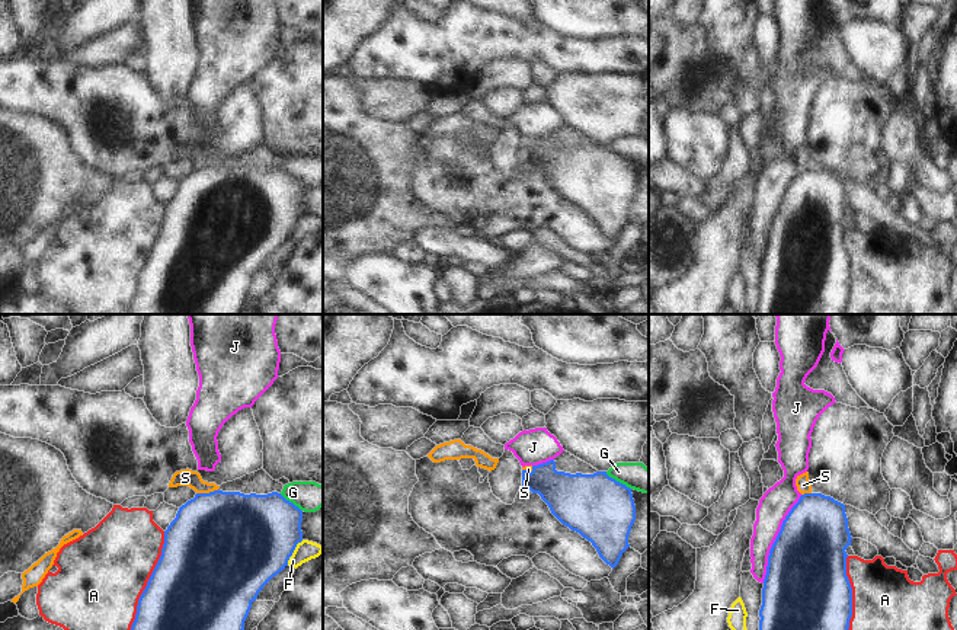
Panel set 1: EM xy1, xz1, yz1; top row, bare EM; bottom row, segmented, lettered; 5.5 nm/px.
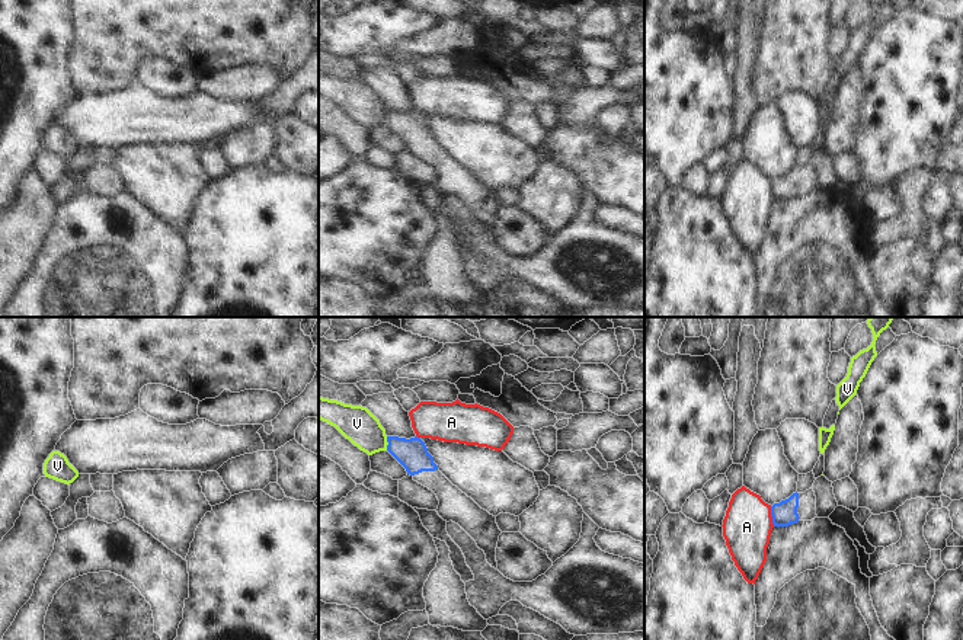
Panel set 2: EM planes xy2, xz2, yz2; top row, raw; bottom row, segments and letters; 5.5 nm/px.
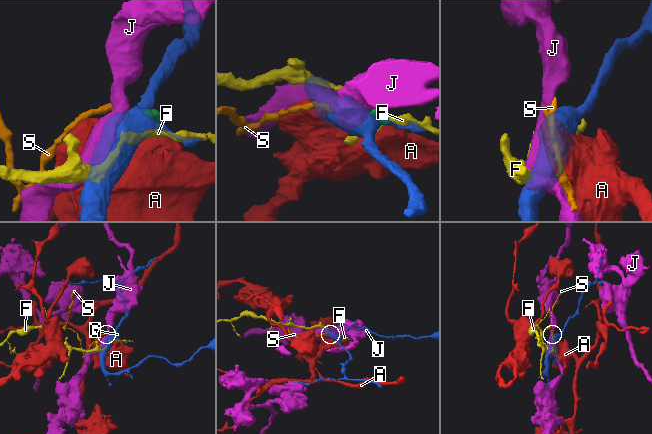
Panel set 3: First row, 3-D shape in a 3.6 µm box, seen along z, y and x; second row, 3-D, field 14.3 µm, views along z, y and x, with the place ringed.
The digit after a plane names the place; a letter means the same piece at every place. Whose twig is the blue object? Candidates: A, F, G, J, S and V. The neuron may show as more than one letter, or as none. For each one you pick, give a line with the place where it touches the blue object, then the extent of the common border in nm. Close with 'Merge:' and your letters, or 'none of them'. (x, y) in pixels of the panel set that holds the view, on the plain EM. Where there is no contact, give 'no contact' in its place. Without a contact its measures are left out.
Merge: none of them

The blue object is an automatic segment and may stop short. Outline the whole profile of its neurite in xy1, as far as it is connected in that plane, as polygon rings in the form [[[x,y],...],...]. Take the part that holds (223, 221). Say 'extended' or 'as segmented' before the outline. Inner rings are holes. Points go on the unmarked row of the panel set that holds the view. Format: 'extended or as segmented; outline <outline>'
as segmented; outline [[[214,164],[182,179],[164,205],[161,230],[143,265],[128,314],[240,314],[244,295],[263,260],[288,240],[303,215],[303,185],[281,167]]]

